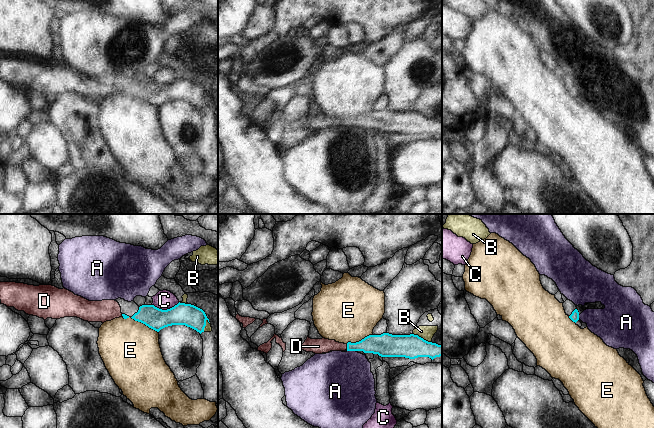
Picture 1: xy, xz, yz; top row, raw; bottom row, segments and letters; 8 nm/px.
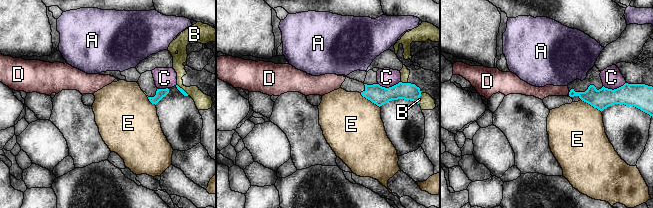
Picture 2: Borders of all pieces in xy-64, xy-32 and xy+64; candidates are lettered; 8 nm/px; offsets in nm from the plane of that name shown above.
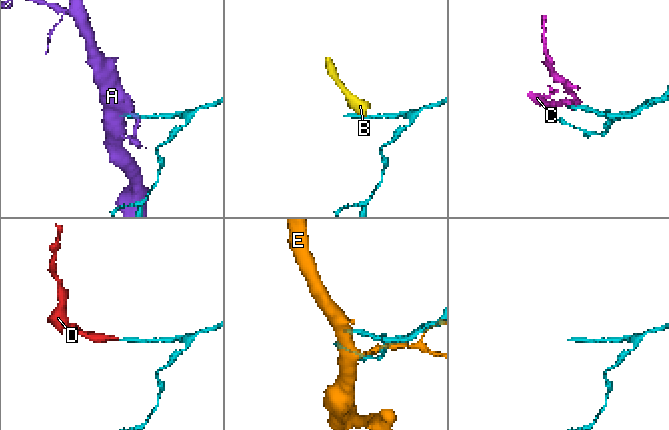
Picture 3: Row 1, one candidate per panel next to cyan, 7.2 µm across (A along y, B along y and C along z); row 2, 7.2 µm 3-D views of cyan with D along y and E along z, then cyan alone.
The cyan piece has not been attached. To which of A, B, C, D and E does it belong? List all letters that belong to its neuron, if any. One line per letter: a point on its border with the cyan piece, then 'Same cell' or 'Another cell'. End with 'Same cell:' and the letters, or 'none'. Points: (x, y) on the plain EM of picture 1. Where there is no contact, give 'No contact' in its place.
A: Touches cyan at xz (351, 126). Another cell
B: Touches cyan at xz (422, 114). Another cell
C: Touches cyan at xy (165, 86). Another cell
D: Touches cyan at xz (347, 123). Same cell
E: Touches cyan at xy (140, 97). Another cell
Same cell: D.

